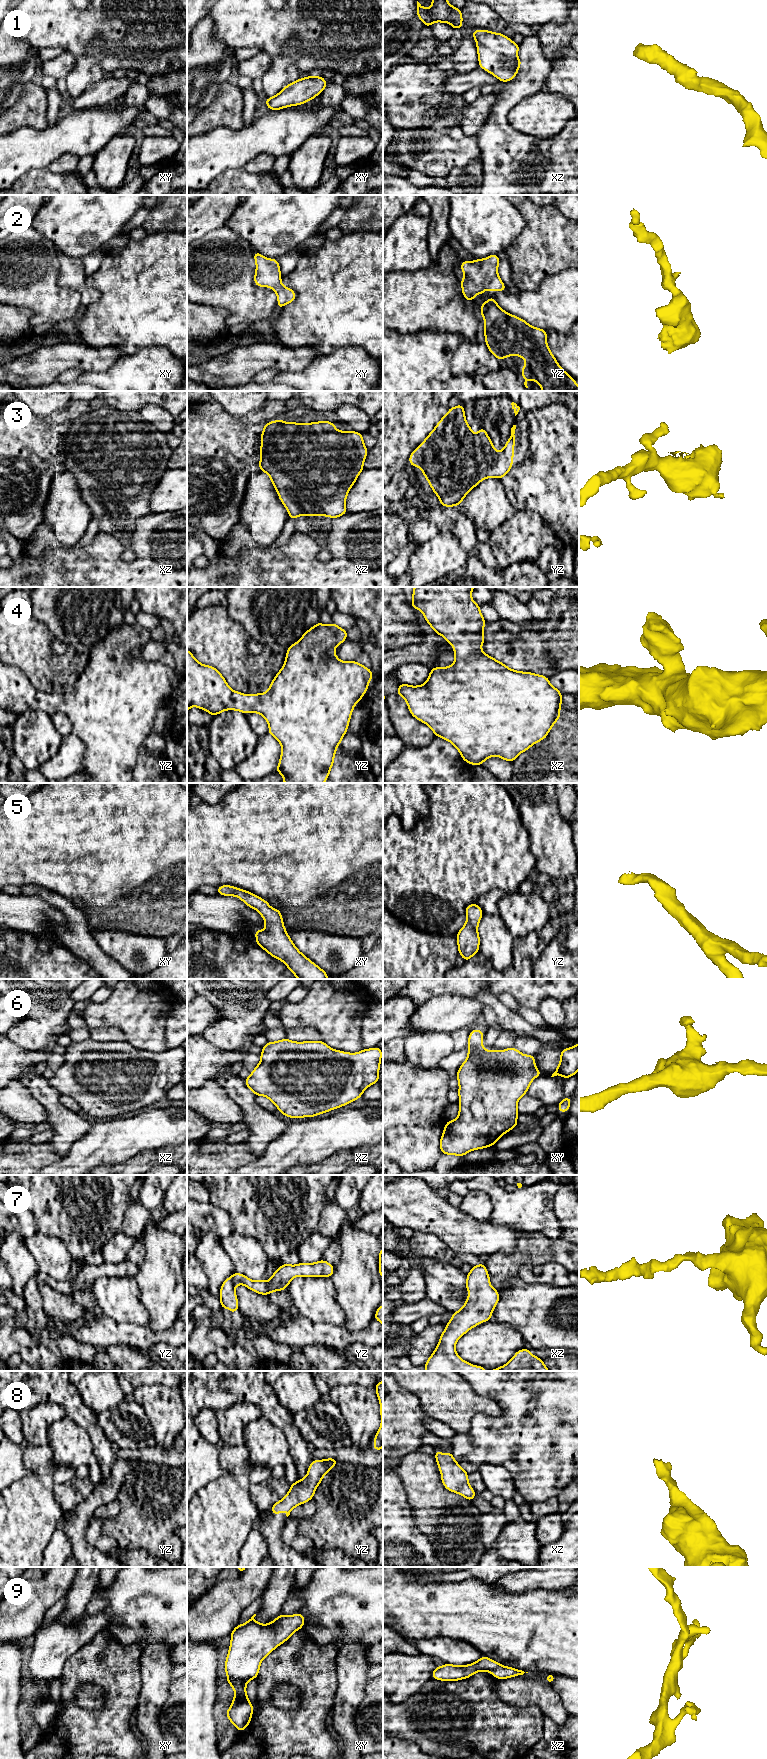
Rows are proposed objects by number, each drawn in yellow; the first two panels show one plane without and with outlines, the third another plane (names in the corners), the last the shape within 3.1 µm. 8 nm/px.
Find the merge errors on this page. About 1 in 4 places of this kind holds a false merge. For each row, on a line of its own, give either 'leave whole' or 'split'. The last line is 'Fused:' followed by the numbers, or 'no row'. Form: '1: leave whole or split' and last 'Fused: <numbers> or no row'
1: leave whole
2: leave whole
3: leave whole
4: leave whole
5: leave whole
6: leave whole
7: leave whole
8: leave whole
9: leave whole
Fused: no row

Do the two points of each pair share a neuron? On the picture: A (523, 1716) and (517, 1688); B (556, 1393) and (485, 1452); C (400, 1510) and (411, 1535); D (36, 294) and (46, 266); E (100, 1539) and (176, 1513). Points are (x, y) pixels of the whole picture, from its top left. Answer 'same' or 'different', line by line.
A: different
B: same
C: same
D: same
E: different

